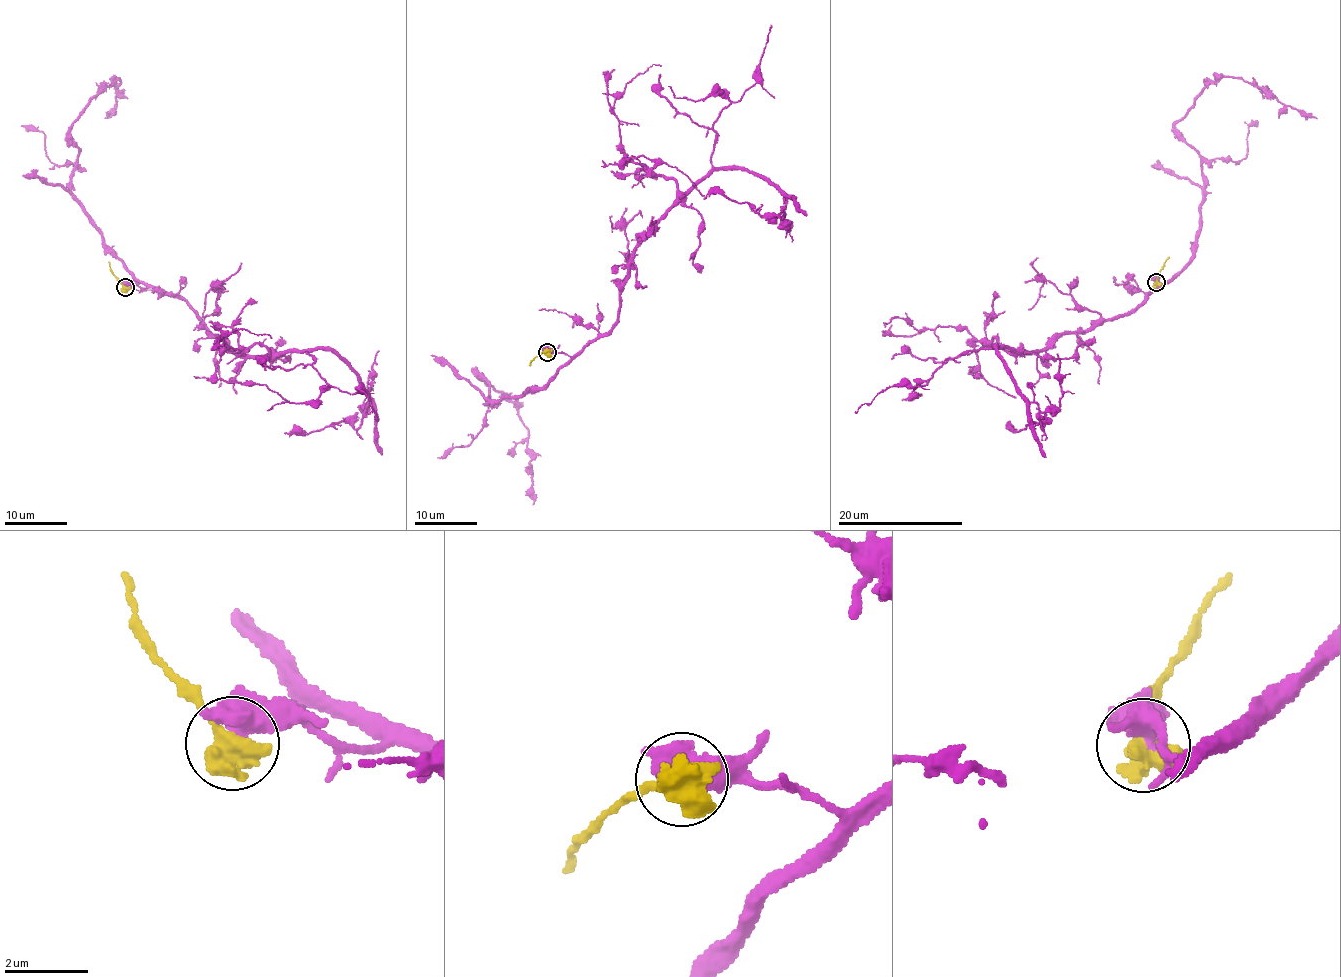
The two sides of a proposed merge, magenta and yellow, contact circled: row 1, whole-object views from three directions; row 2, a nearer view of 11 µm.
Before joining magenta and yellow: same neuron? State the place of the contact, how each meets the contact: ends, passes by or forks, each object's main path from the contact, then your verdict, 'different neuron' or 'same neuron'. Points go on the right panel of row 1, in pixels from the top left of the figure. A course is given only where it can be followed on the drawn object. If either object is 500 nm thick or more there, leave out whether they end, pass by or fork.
(1156, 282) | magenta via (1156, 283), (1165, 284), (1126, 313), (1064, 331), (1039, 351), (996, 346), (1038, 406), (1041, 429), (1016, 428) | yellow via (1156, 283), (1157, 273), (1168, 257) | different neuron

